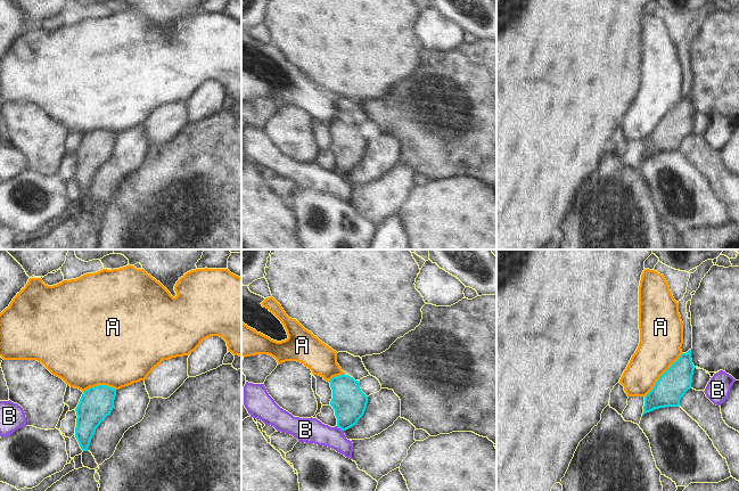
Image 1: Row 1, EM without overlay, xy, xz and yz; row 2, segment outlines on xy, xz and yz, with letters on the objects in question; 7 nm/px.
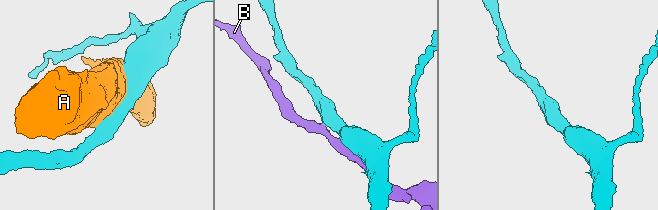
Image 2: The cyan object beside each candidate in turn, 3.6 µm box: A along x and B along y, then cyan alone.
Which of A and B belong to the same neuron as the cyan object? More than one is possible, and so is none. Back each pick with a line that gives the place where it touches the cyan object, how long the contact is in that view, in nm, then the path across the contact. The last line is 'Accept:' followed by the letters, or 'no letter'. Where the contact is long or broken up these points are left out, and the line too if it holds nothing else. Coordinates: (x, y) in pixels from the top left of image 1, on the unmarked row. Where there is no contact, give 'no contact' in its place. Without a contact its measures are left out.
Accept: no letter

